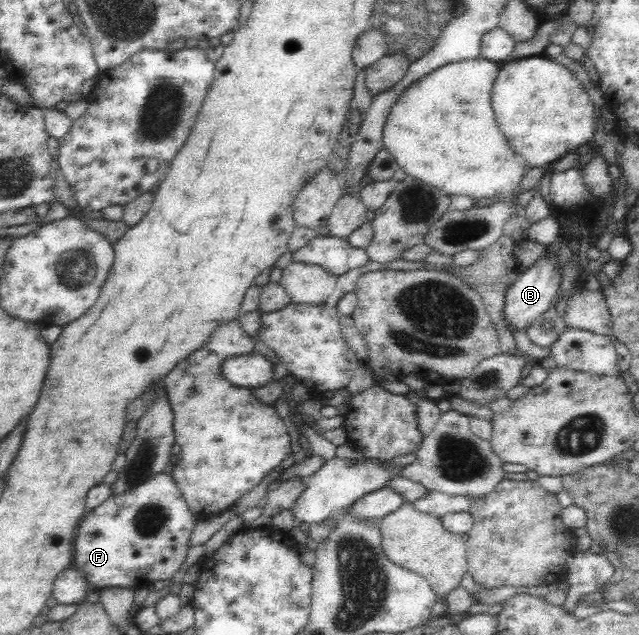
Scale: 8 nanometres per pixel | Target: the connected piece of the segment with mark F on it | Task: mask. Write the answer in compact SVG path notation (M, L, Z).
M158 473L124 496L110 497L84 515L77 526L73 567L98 588L149 588L153 582L170 580L184 567L190 551L190 537L199 521L189 510L172 473Z

